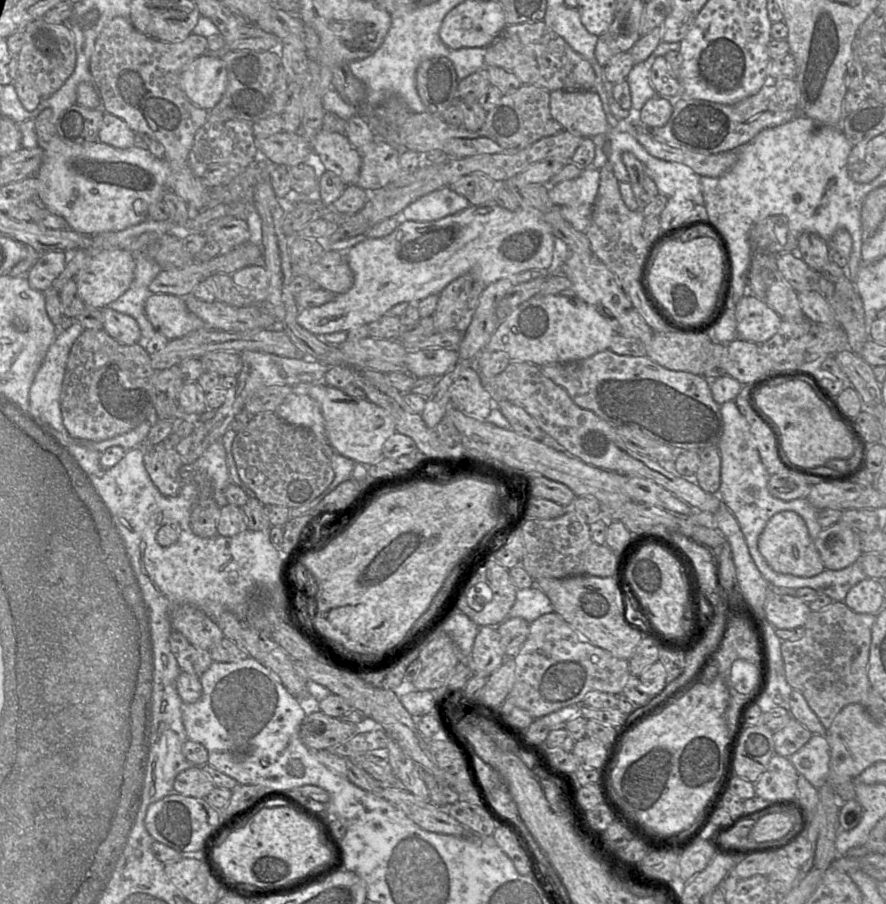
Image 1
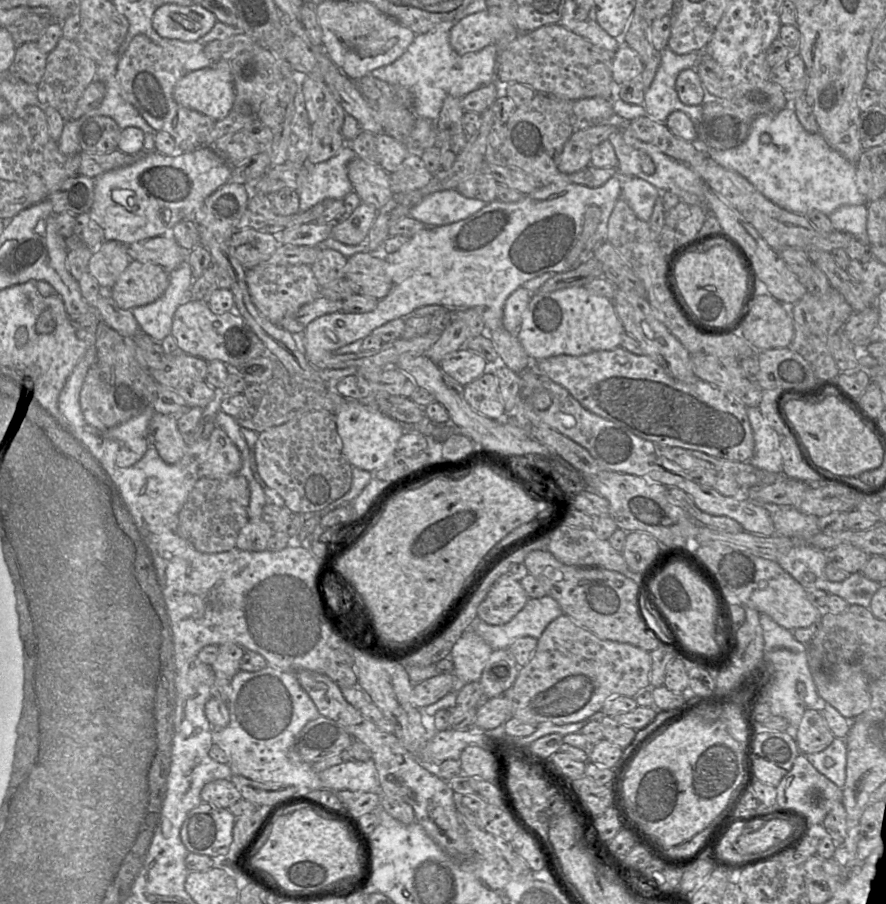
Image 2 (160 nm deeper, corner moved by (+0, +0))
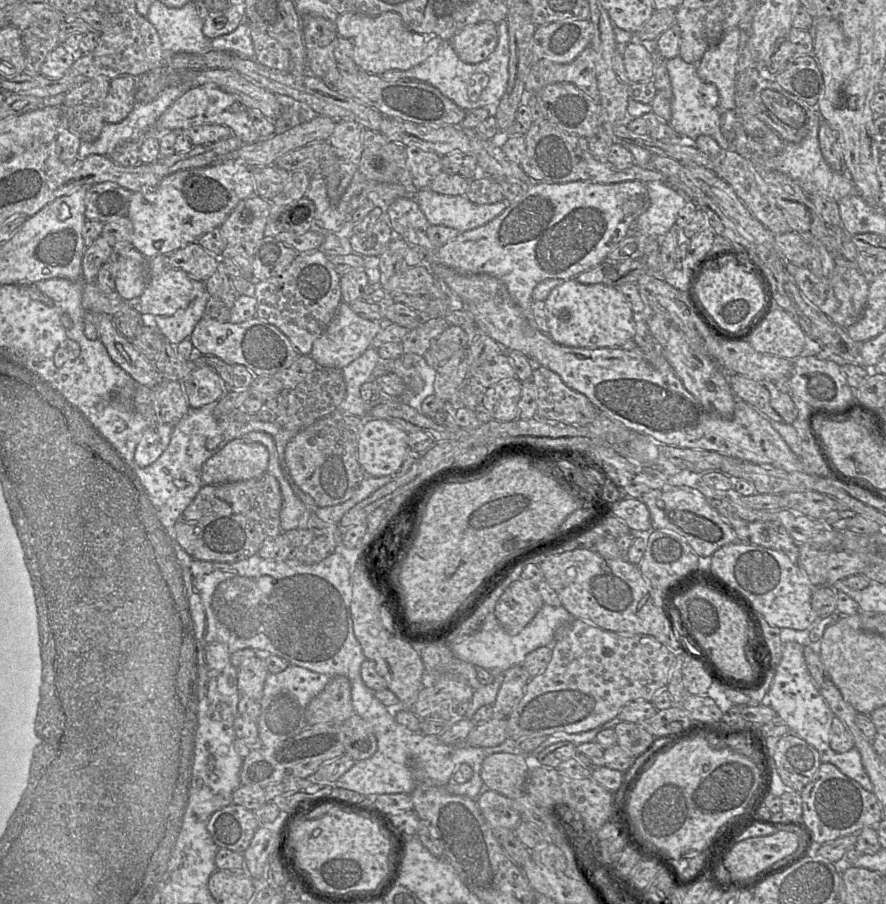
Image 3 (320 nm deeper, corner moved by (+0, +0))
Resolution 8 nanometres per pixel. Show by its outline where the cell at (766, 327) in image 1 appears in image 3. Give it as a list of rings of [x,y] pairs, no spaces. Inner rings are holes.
[[[774,307],[748,342],[758,352],[795,360],[806,353],[807,336],[794,318]]]

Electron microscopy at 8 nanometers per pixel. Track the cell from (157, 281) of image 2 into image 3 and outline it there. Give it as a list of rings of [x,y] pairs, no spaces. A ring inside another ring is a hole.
[[[171,268],[157,275],[150,275],[138,299],[127,300],[142,314],[171,316],[186,308],[203,291],[203,281],[193,279],[182,270]]]

